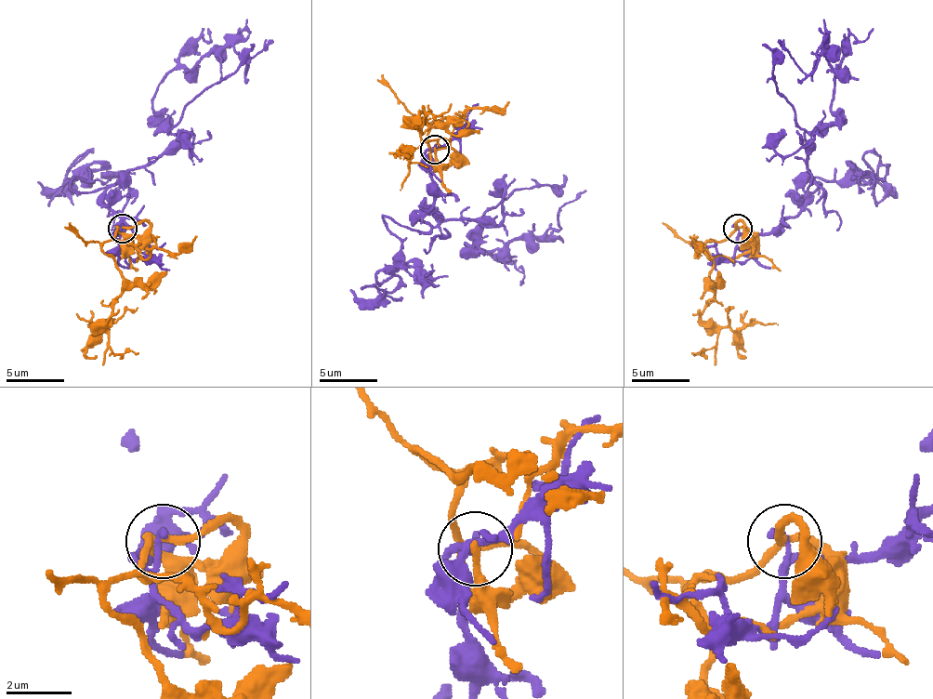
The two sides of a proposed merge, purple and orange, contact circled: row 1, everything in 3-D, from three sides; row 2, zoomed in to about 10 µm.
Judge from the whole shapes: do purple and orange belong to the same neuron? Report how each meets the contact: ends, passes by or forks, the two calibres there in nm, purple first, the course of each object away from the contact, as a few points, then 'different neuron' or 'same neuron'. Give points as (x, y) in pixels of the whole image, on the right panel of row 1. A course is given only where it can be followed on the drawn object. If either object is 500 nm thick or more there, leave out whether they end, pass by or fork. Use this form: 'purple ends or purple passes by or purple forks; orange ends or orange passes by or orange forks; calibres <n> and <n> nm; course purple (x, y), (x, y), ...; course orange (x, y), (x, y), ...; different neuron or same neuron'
purple ends; orange ends; calibres 200 and 200 nm; course purple (738, 229), (775, 231), (801, 208), (810, 139), (835, 119), (839, 71), (824, 47), (804, 73), (778, 38); course orange (738, 229), (703, 246), (712, 260), (709, 275), (715, 292), (701, 318), (732, 330), (749, 323), (778, 323); different neuron

